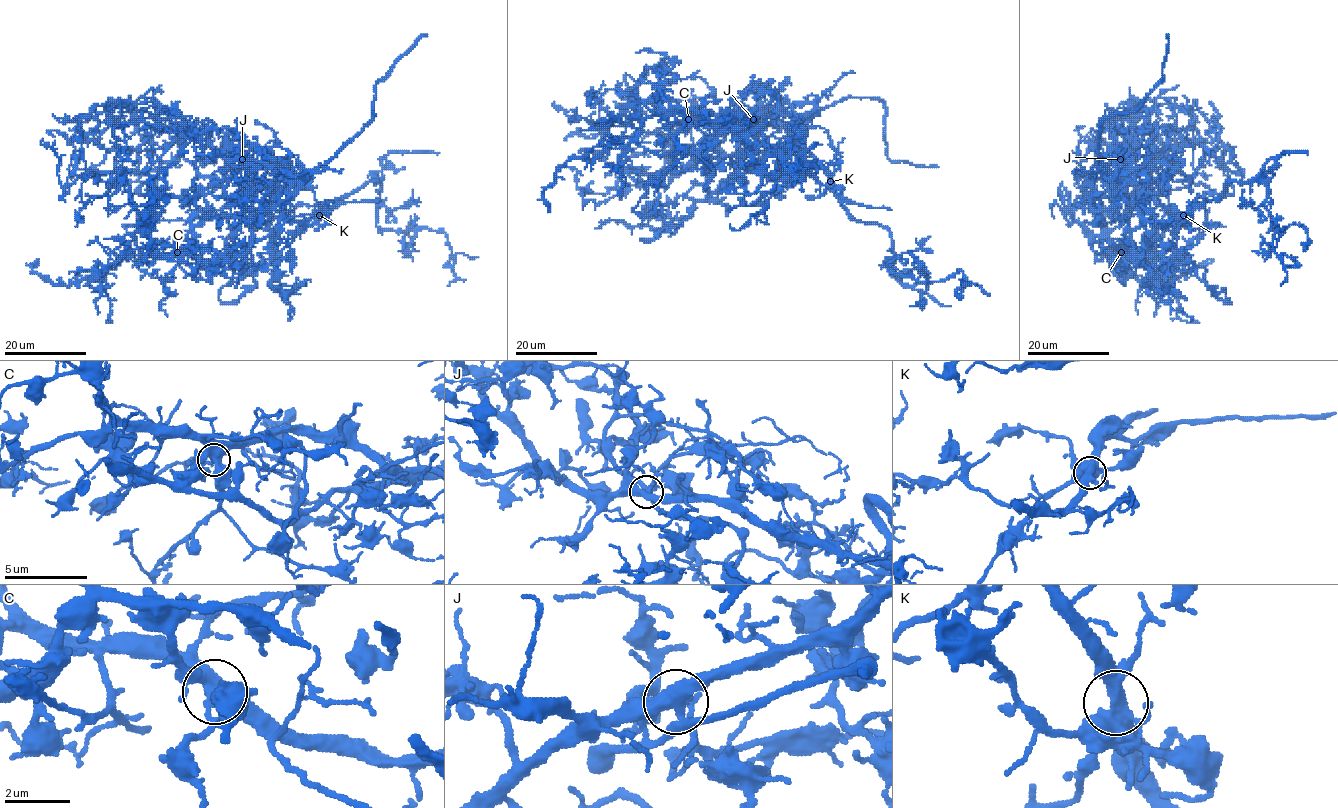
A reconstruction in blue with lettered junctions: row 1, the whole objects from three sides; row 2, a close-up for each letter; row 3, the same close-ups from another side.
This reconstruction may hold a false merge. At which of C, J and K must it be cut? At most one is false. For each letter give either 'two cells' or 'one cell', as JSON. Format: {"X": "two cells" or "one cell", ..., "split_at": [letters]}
{"C": "one cell", "J": "one cell", "K": "one cell", "split_at": []}

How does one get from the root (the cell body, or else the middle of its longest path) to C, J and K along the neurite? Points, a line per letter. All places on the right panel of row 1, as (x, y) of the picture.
C: (1115, 200), (1125, 198), (1137, 210), (1147, 235), (1147, 248), (1141, 254), (1130, 255), (1129, 245), (1121, 252)
J: (1115, 200), (1113, 192), (1103, 185), (1117, 177), (1117, 168), (1123, 163), (1121, 159)
K: (1115, 200), (1125, 198), (1143, 219), (1159, 223), (1172, 224), (1183, 215)

